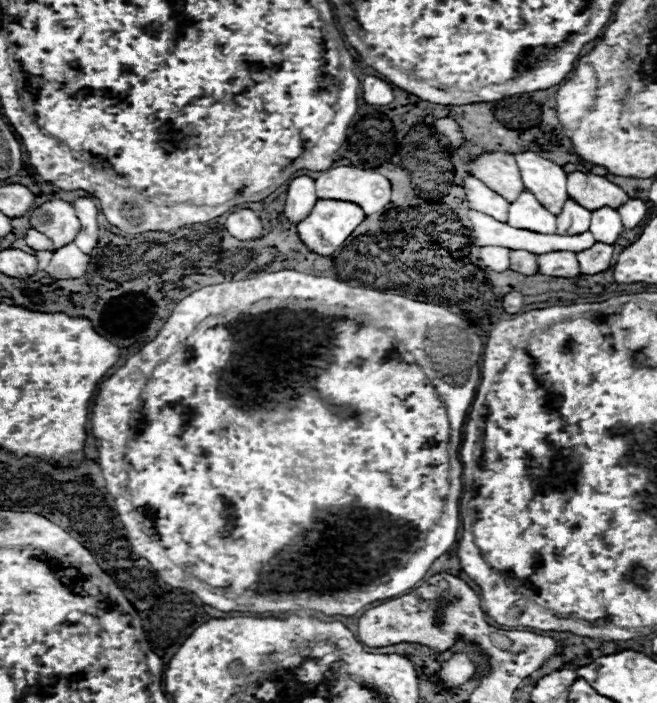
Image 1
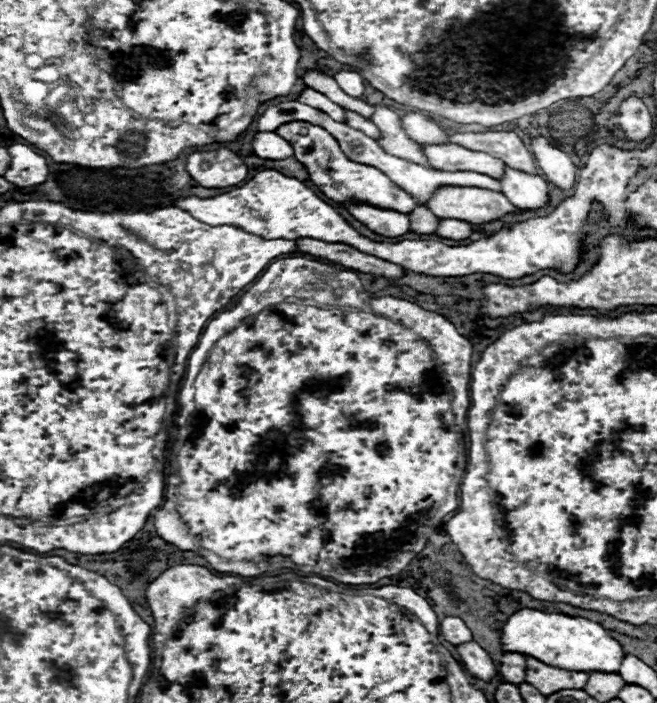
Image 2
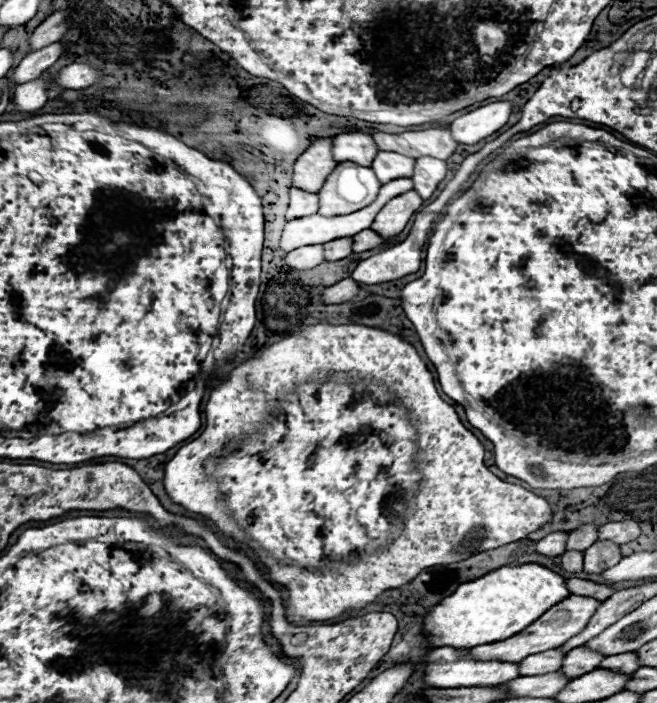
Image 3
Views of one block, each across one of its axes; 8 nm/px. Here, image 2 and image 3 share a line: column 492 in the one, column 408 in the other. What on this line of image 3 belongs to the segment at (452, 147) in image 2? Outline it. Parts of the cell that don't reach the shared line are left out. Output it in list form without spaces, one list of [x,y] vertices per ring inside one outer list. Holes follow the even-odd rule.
[[[378,152],[372,168],[376,170],[376,178],[380,182],[390,182],[392,178],[410,178],[416,160],[402,156],[398,152]]]

